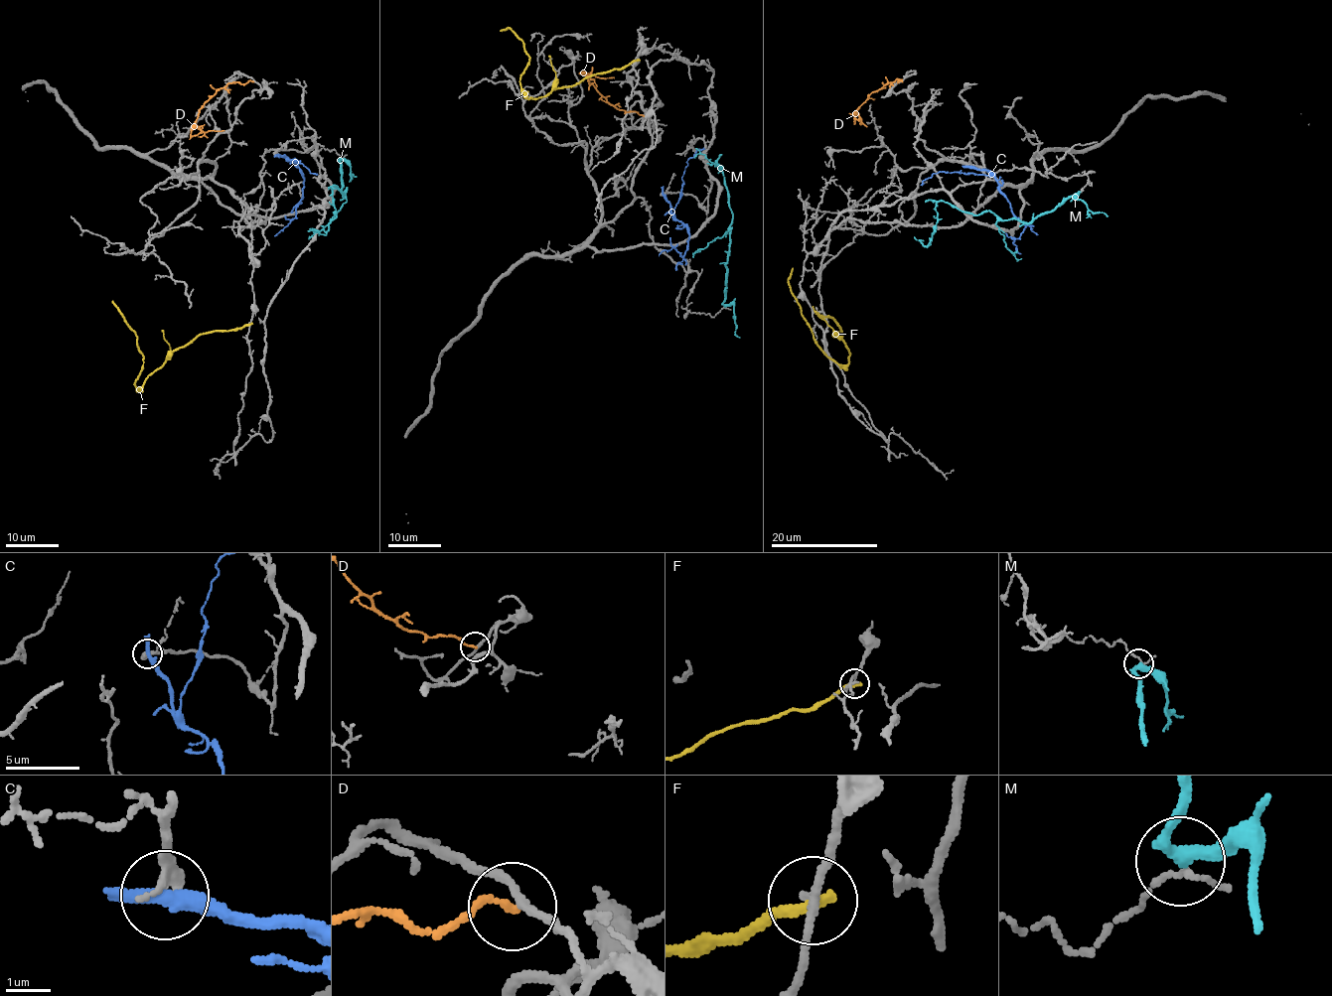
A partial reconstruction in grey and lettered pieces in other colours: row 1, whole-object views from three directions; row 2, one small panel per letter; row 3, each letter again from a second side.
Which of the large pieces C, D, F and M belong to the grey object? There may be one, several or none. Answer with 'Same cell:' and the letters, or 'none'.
Same cell: none

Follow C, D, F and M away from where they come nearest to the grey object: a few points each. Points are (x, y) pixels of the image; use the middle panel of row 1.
C: (663, 193), (670, 212), (686, 227), (688, 242), (682, 257), (674, 247), (664, 250), (659, 256)
D: (643, 115), (618, 109), (589, 82), (586, 74), (591, 79), (614, 78)
F: (637, 60), (529, 99), (519, 77), (529, 58), (511, 28), (501, 31)
M: (725, 306), (732, 212), (721, 168), (701, 153), (694, 157)

